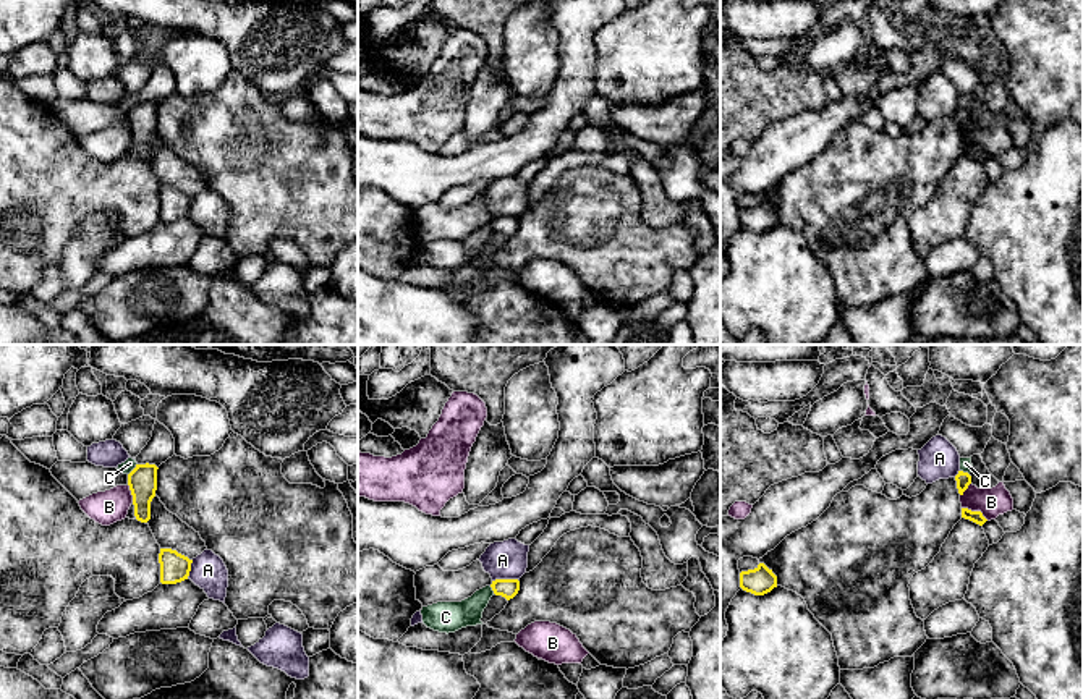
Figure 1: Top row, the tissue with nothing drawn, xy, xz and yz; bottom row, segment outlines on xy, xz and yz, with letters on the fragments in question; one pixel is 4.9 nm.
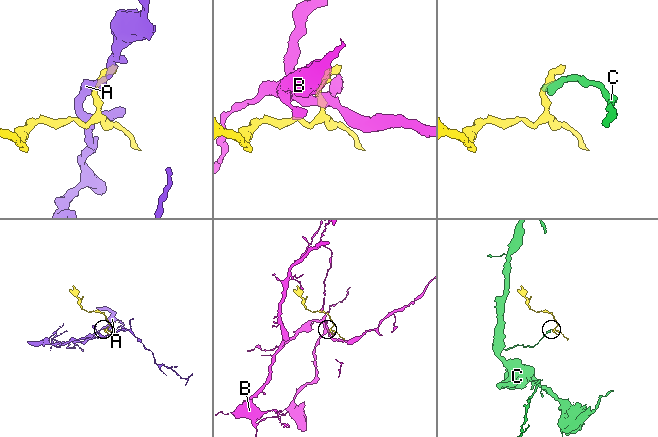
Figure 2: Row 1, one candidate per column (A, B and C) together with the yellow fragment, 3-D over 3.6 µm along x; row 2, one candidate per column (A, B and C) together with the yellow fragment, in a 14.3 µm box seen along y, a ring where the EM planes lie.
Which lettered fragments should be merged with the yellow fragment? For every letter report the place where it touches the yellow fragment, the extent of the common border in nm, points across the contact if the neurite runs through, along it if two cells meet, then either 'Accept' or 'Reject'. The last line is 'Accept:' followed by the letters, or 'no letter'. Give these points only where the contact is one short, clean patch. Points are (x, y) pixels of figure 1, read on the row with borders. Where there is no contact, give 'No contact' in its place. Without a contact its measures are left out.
A: Touches yellow at xz (504, 580). Shared border 130 nm. Reject
B: Touches yellow at yz (975, 512). Shared border 150 nm. Reject
C: Touches yellow at xy (133, 470). Shared border 80 nm. Boundary: xy (136, 463), (128, 474). Reject
Accept: no letter

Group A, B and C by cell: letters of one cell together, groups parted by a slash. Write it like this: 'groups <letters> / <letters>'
groups A / B / C

